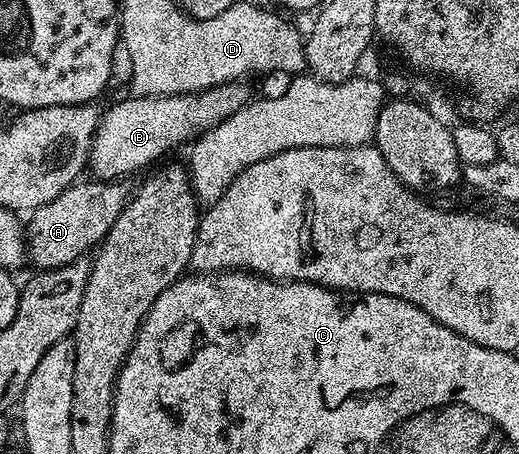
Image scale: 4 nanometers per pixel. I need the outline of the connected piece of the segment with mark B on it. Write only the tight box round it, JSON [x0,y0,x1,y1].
[88,81,250,181]

